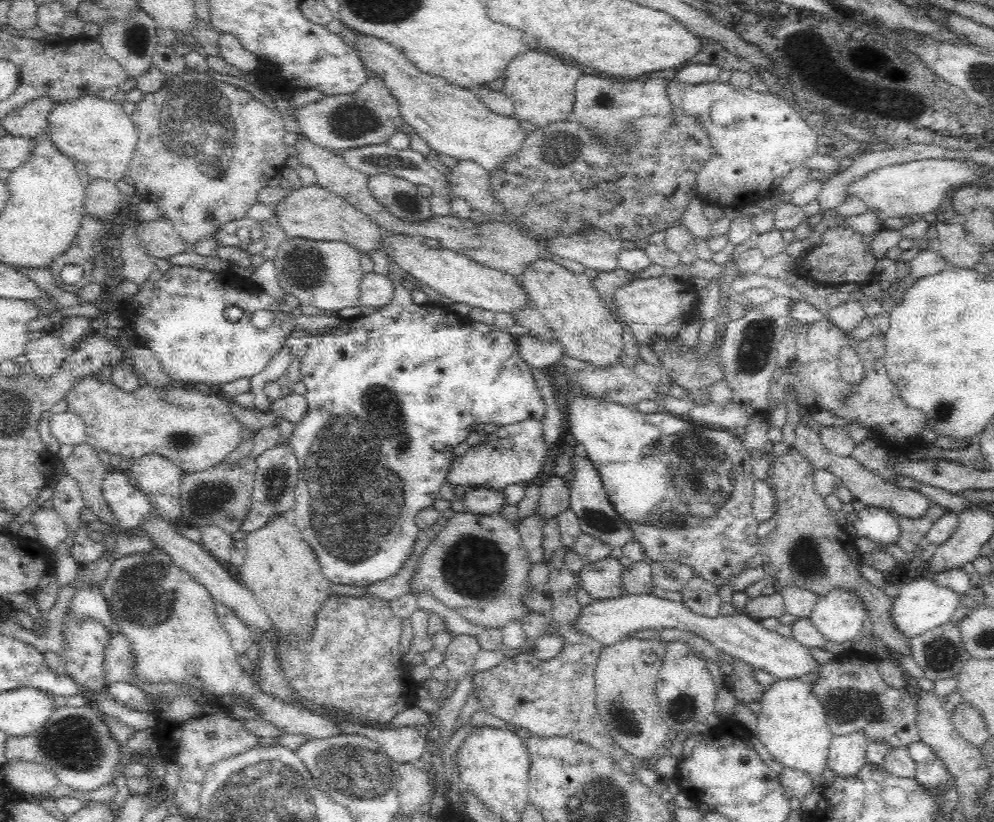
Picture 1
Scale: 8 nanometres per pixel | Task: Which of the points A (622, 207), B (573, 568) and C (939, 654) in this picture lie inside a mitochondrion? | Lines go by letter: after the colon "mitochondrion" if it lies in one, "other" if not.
A: other
B: other
C: mitochondrion

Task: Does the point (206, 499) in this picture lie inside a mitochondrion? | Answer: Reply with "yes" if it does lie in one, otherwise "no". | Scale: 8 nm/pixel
yes

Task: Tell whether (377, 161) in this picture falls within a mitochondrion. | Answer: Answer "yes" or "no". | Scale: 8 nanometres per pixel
yes

